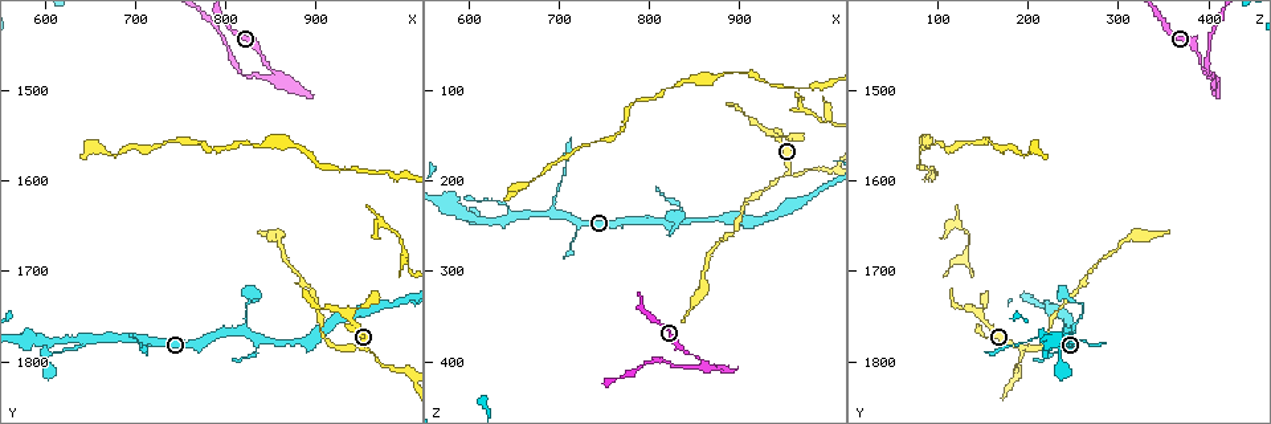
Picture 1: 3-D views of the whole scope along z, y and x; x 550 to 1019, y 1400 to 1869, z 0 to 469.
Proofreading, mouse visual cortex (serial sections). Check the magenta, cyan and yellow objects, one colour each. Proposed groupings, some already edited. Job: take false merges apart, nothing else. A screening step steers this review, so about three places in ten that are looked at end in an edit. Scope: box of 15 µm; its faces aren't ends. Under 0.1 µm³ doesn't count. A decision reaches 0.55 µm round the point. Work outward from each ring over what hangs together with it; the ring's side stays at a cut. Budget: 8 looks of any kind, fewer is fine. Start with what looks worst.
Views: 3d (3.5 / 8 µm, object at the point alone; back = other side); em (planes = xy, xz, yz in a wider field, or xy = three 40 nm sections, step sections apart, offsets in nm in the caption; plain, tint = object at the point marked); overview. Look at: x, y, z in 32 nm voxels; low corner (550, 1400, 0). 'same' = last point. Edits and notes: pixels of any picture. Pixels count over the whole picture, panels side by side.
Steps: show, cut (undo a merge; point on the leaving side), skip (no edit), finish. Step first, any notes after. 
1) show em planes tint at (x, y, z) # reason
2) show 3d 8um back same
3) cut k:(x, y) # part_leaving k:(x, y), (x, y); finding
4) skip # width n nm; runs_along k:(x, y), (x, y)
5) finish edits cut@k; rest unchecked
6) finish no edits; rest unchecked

show 3d 8um back at (860, 1485, 400) # a narrow waist

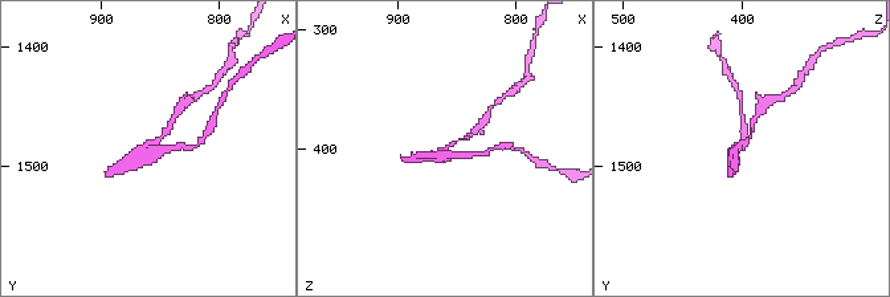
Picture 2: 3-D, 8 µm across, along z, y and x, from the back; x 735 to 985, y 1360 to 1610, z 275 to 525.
show 3d 3.5um at (862, 1484, 404)

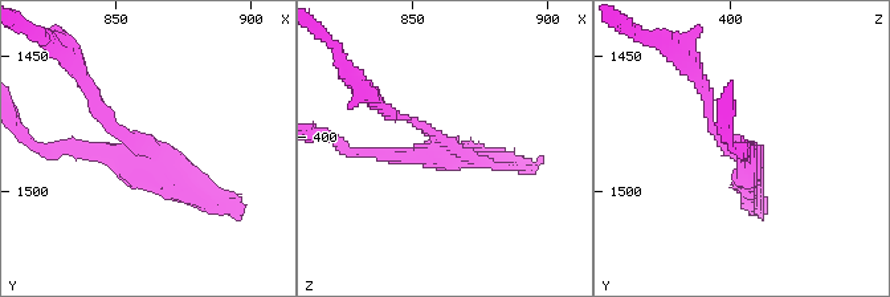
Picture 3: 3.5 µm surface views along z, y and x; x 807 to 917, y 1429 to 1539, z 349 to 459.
show em xy step 1 tint at (861, 1485, 403) # now the EM

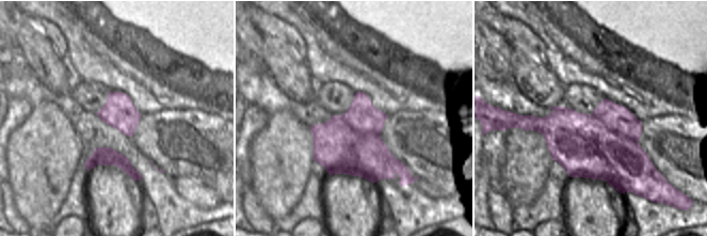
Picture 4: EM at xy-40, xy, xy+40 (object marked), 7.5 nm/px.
cut 3:(88, 146) # border 4:(593, 114), (613, 131), (637, 141); two cells meet here

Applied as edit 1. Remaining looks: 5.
show overview

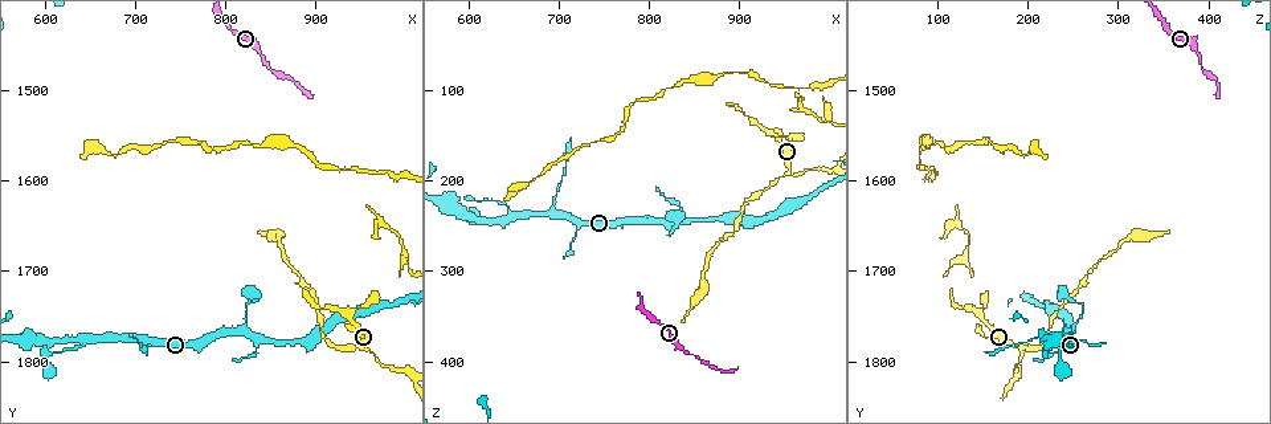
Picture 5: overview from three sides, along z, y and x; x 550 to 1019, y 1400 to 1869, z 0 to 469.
show 3d 3.5um at (965, 1790, 195) # side arm on a straight run

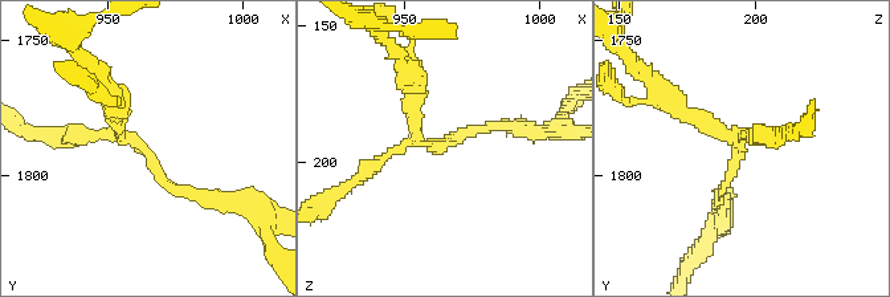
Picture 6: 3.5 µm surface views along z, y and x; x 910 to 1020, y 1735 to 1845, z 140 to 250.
show em xy step 5 plain at (963, 1789, 195)

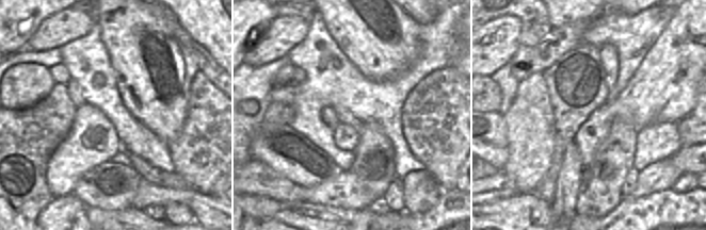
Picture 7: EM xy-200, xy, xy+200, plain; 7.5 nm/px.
show em xy step 5 tint same

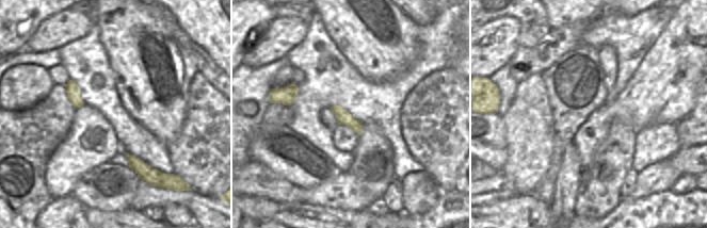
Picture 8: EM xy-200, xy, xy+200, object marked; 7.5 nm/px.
cut 6:(73, 129) # part_leaving 6:(110, 130), (102, 134), (37, 134); two cells meet here

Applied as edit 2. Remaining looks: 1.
finish edits cut@3, cut@6; rest unchecked

